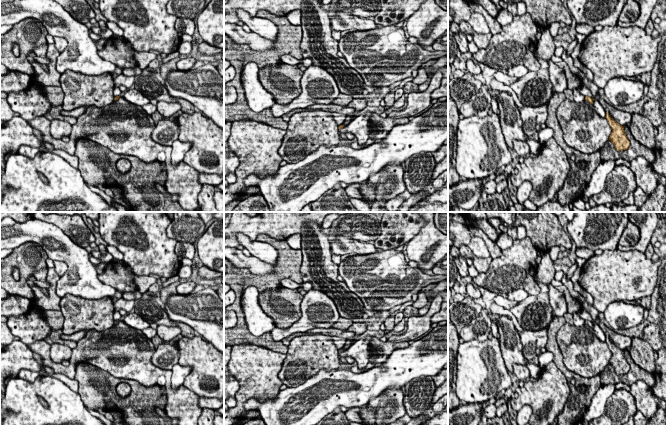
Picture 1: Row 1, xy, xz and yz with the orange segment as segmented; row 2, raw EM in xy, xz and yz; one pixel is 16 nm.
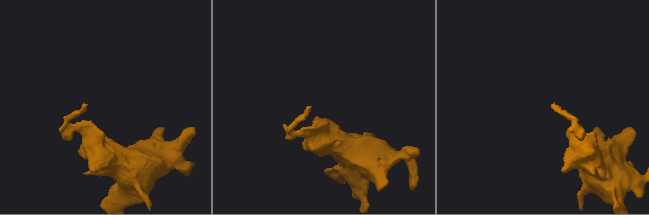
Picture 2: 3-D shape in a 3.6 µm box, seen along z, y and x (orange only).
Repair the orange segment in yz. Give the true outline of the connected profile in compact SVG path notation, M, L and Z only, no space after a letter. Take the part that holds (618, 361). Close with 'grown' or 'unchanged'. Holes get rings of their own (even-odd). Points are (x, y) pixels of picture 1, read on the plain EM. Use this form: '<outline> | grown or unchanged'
M606 336L605 342L607 343L612 356L610 358L609 364L614 369L617 375L627 374L630 371L630 365L628 364L624 351L617 347L613 342L610 341L609 337Z | unchanged

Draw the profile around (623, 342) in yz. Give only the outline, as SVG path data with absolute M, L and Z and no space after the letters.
M603 322L598 323L599 327L603 330L610 341L622 350L629 350L632 345L632 338L616 333L614 330L609 329Z

